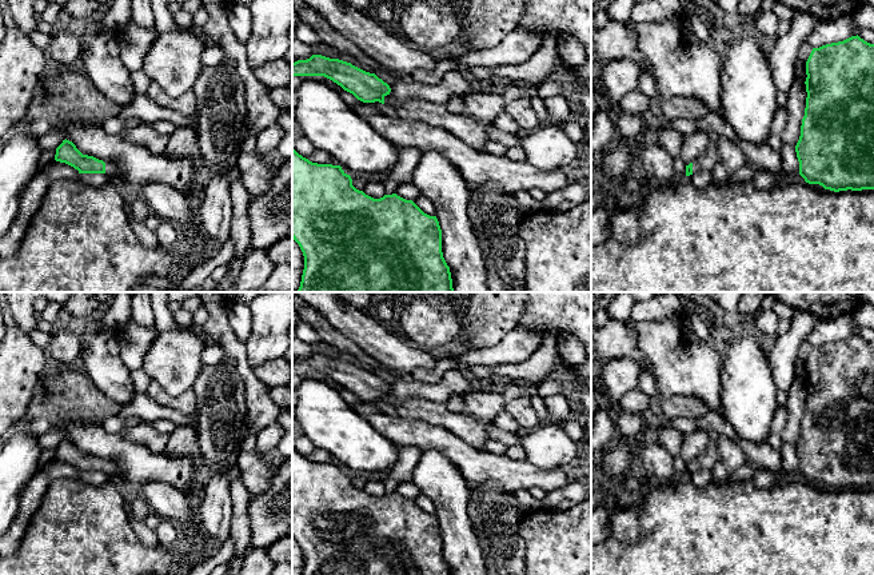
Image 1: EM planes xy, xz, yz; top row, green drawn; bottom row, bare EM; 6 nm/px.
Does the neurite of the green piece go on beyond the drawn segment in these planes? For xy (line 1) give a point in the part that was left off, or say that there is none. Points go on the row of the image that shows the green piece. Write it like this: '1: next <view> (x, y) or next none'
1: next xy (111, 170)

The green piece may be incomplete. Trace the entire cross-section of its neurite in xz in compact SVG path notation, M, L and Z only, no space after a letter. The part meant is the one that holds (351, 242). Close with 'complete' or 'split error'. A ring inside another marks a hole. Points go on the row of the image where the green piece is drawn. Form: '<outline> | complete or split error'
M292 147L292 239L304 256L304 269L298 292L454 292L450 267L442 252L442 229L436 216L424 213L412 200L396 193L374 199L352 185L340 165L318 164L299 155Z | complete

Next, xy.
M67 139L56 148L55 160L73 167L79 173L107 173L116 180L119 179L117 165L83 155L76 145Z | split error

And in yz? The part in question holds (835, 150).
M857 35L813 48L806 75L806 108L795 145L799 175L834 192L874 189L874 44Z | complete

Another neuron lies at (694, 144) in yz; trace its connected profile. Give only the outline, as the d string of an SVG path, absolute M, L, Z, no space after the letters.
M695 131L690 135L683 135L683 144L681 148L679 157L683 160L685 165L693 163L697 157L703 155L710 144L709 133L702 131Z

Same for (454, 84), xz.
M456 71L446 73L439 84L398 80L390 84L390 88L391 92L384 96L384 104L392 105L396 109L411 100L447 105L452 97L466 97L472 92L480 91L478 83Z

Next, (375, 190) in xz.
M367 181L363 192L374 199L380 199L386 195L384 184L378 181Z

